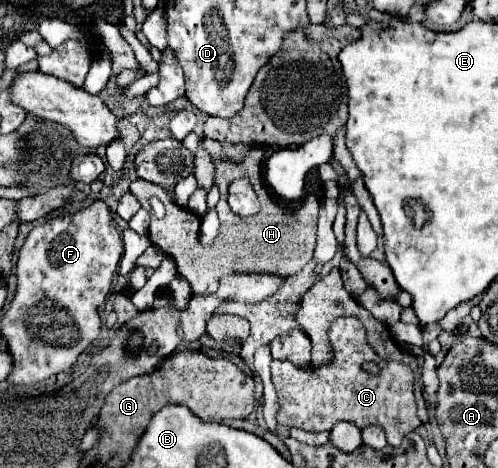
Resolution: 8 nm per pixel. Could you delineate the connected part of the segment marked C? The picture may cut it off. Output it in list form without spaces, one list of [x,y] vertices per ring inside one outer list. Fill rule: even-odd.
[[[339,317],[331,321],[329,343],[333,349],[333,361],[327,365],[299,369],[289,361],[271,361],[273,385],[279,397],[277,421],[305,431],[329,431],[333,423],[341,419],[355,423],[359,429],[377,423],[385,429],[389,445],[399,447],[401,439],[421,425],[415,413],[413,371],[409,365],[379,359],[365,339],[365,327],[355,317]],[[365,361],[377,363],[379,375],[367,373],[363,369]]]

